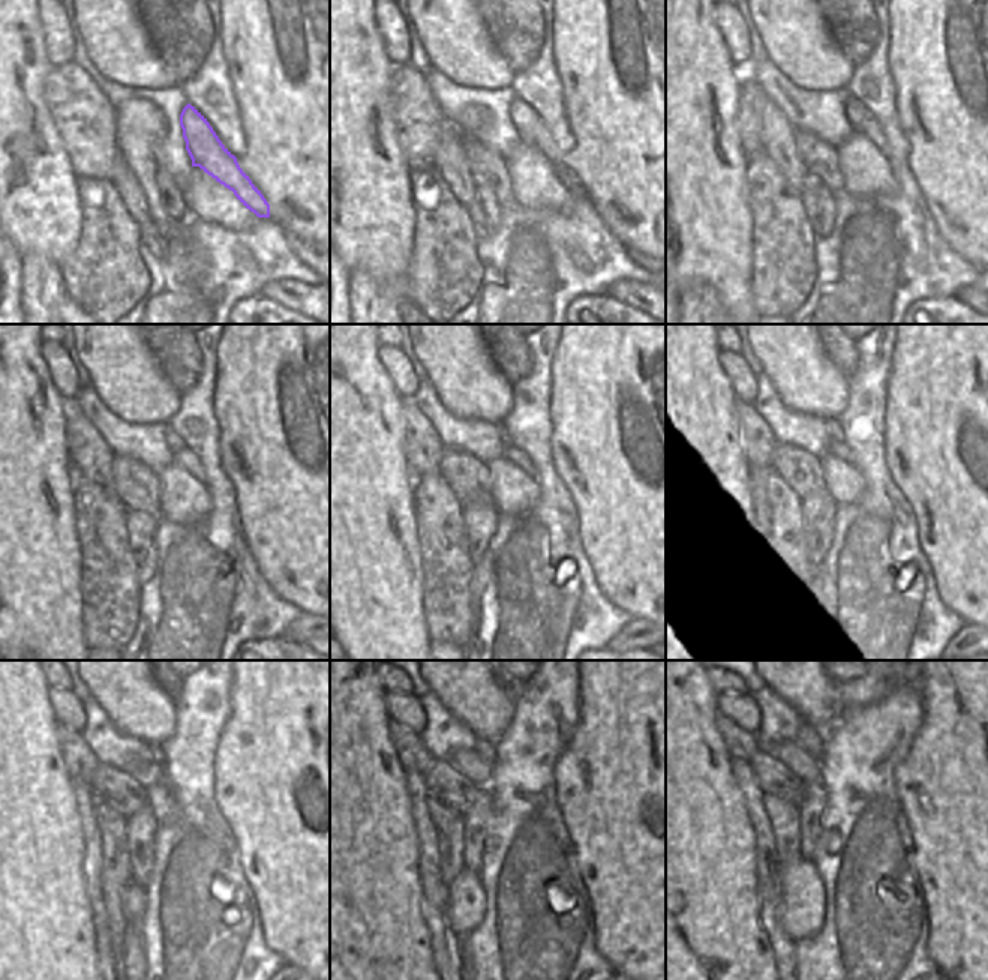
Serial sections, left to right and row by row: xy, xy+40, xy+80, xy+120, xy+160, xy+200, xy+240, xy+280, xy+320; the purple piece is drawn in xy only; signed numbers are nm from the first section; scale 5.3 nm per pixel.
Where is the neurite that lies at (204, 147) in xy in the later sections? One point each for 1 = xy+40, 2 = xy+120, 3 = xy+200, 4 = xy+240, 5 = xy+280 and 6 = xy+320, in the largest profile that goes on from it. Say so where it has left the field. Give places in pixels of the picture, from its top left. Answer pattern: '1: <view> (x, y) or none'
1: xy+40 (525, 119)
2: xy+120 (174, 443)
3: xy+200 (834, 428)
4: xy+240 (156, 757)
5: xy+280 (483, 748)
6: xy+320 (811, 740)

